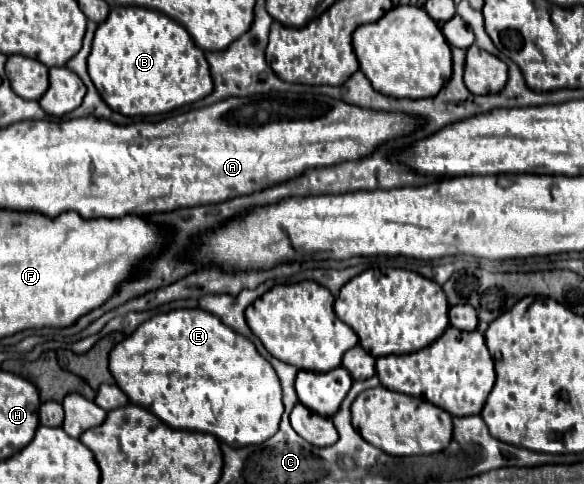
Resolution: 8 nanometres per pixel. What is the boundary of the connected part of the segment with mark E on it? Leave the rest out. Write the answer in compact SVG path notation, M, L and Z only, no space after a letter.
M176 309L142 323L128 339L110 351L110 373L130 403L152 411L158 419L168 423L168 427L204 431L216 435L230 447L270 439L278 431L284 413L282 387L272 365L256 351L252 341L202 309Z

